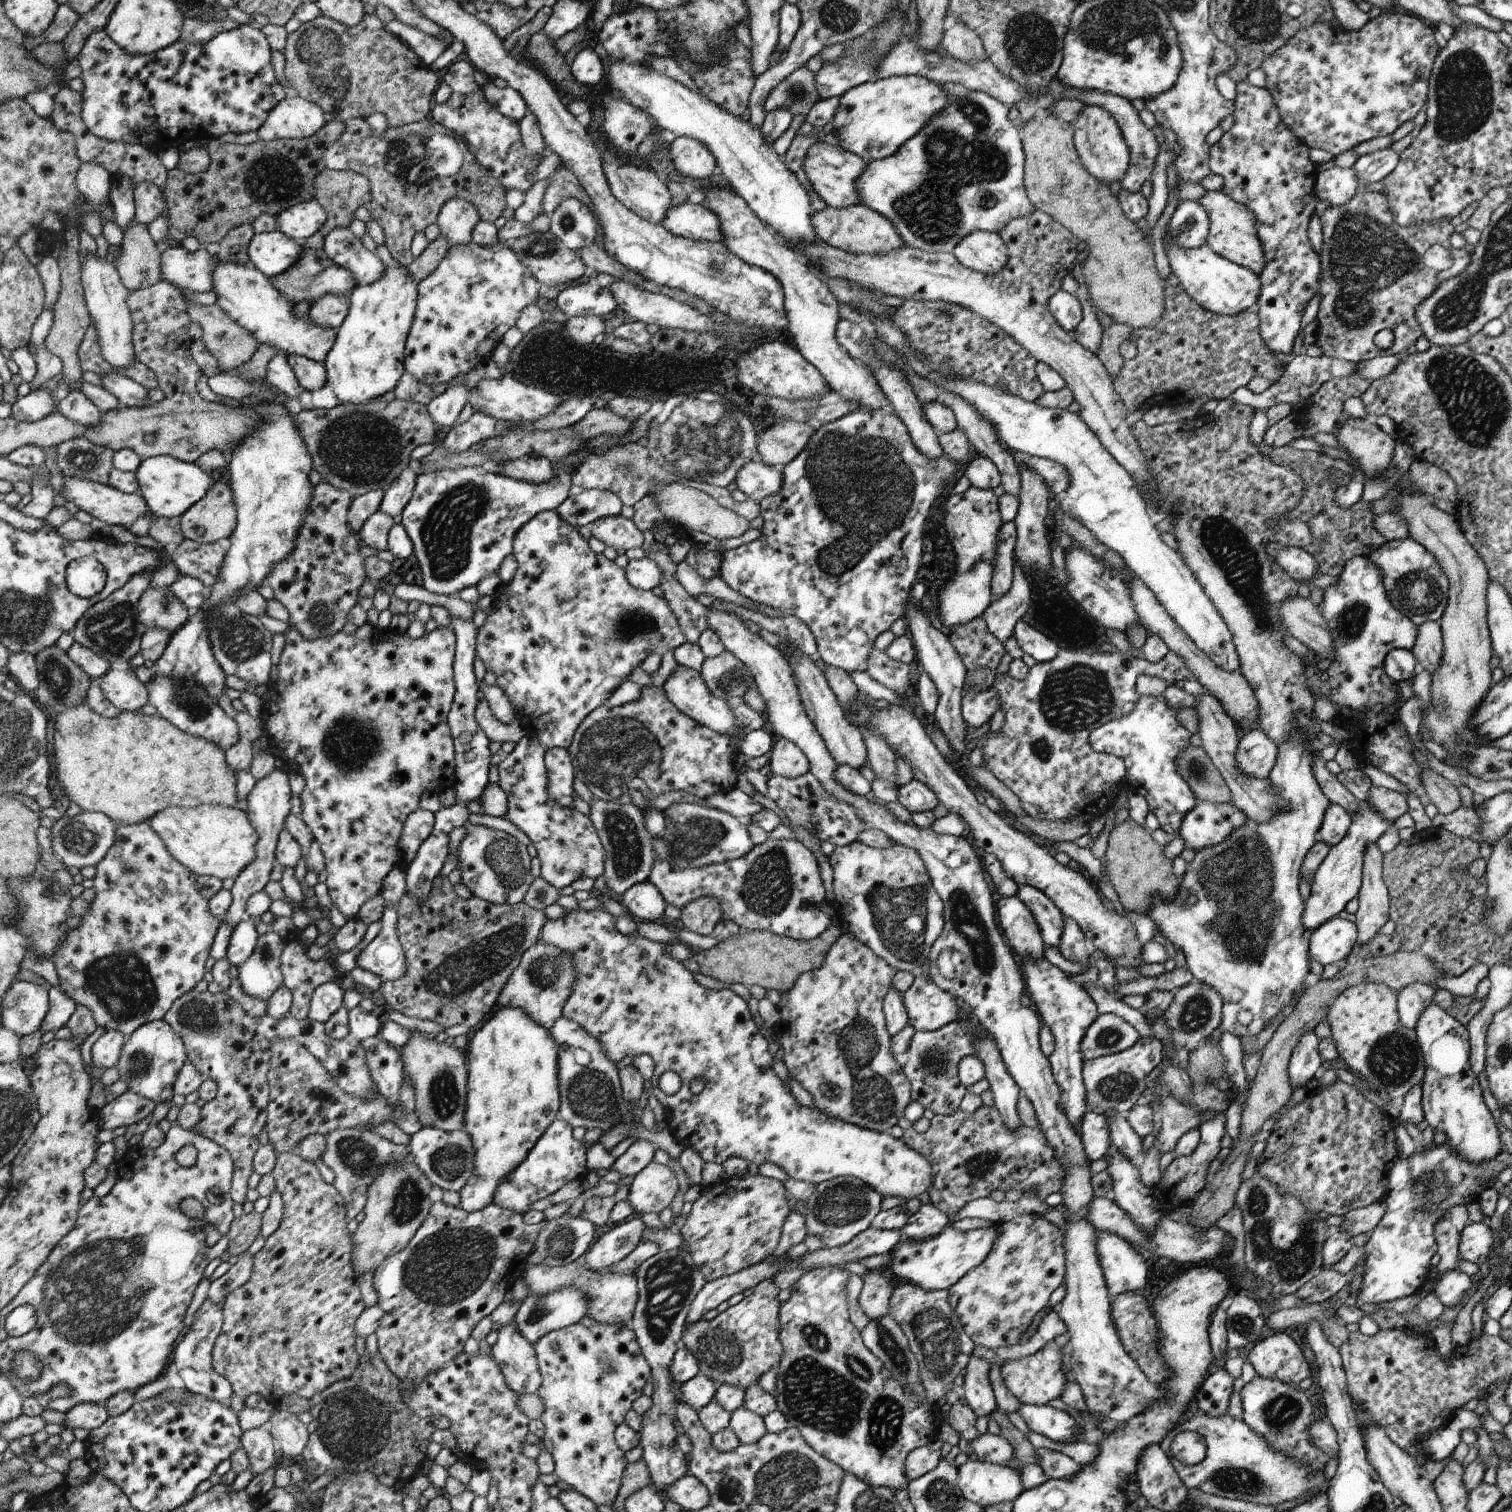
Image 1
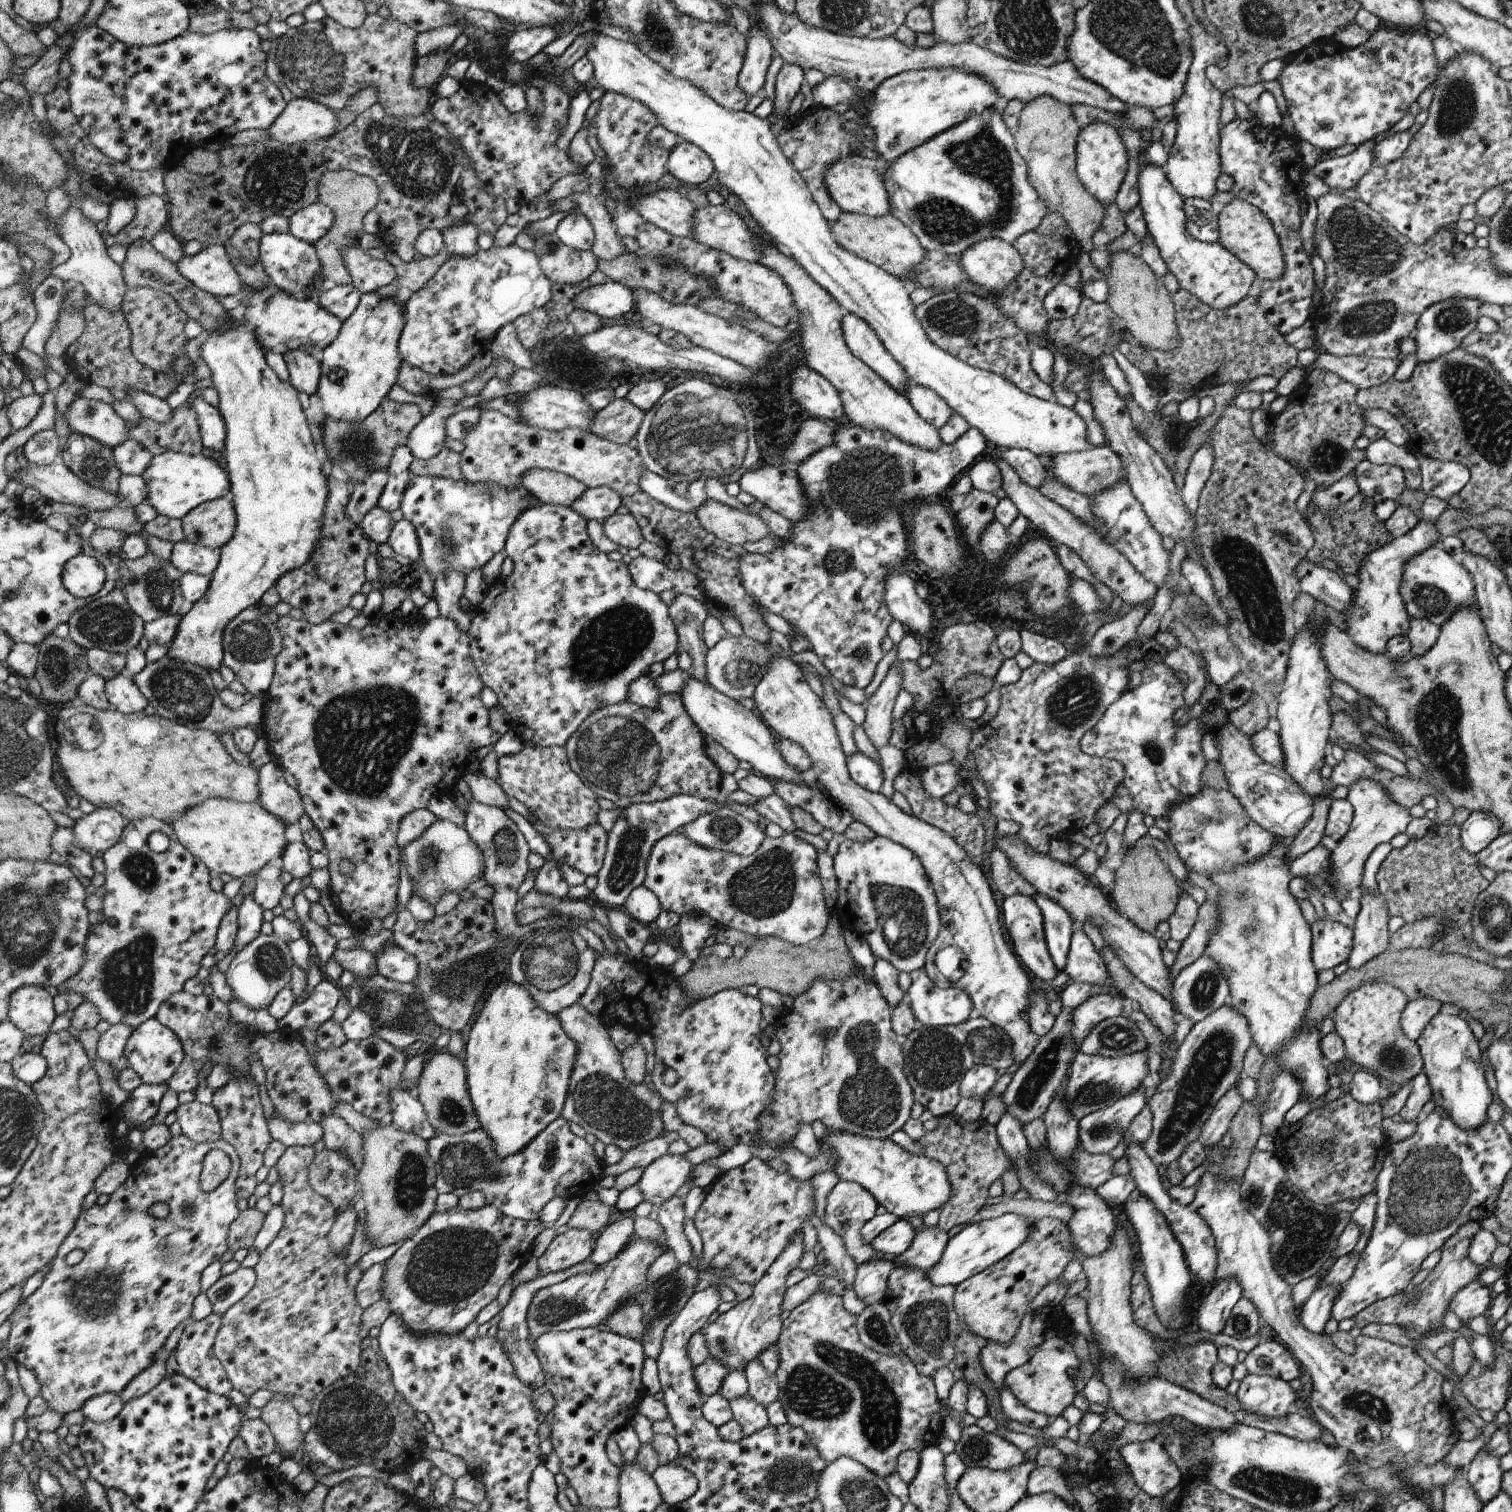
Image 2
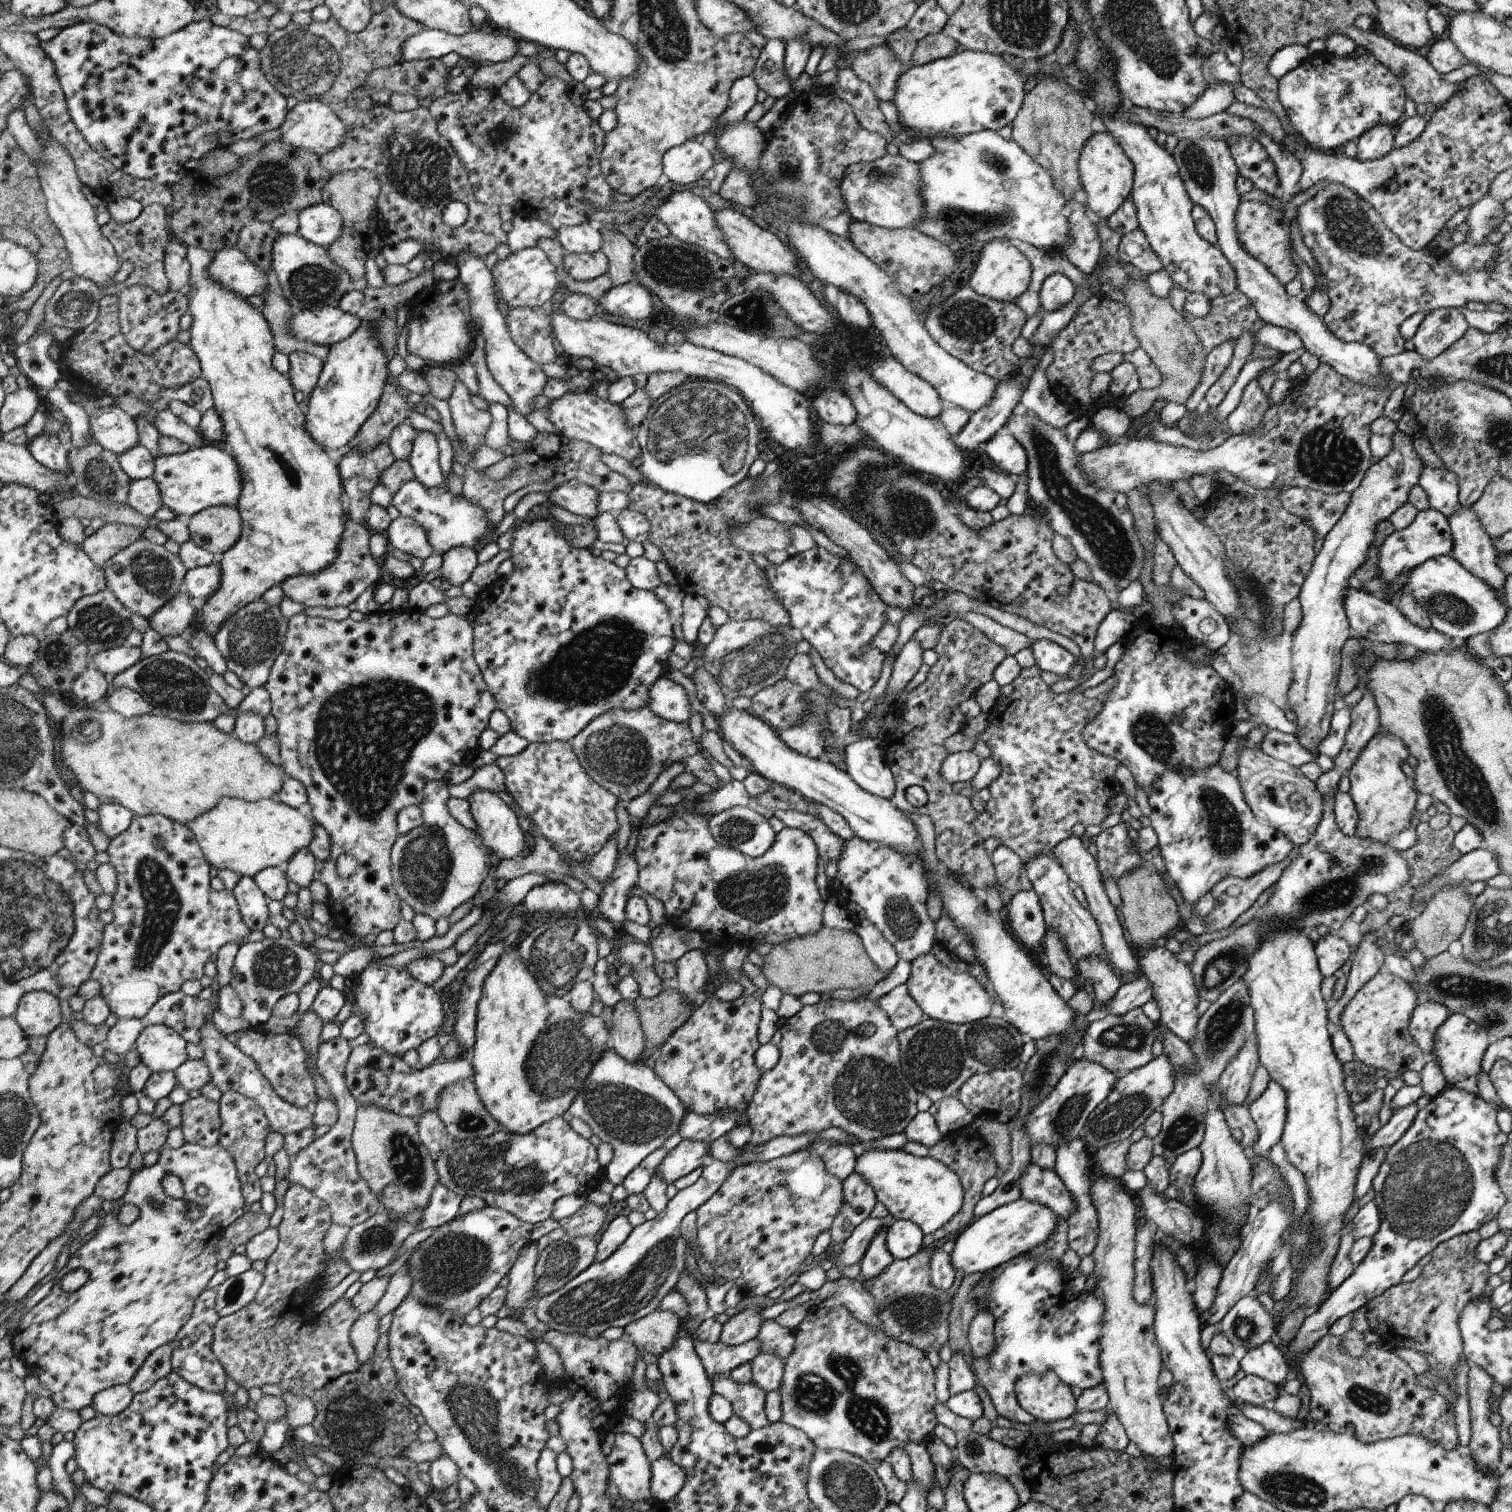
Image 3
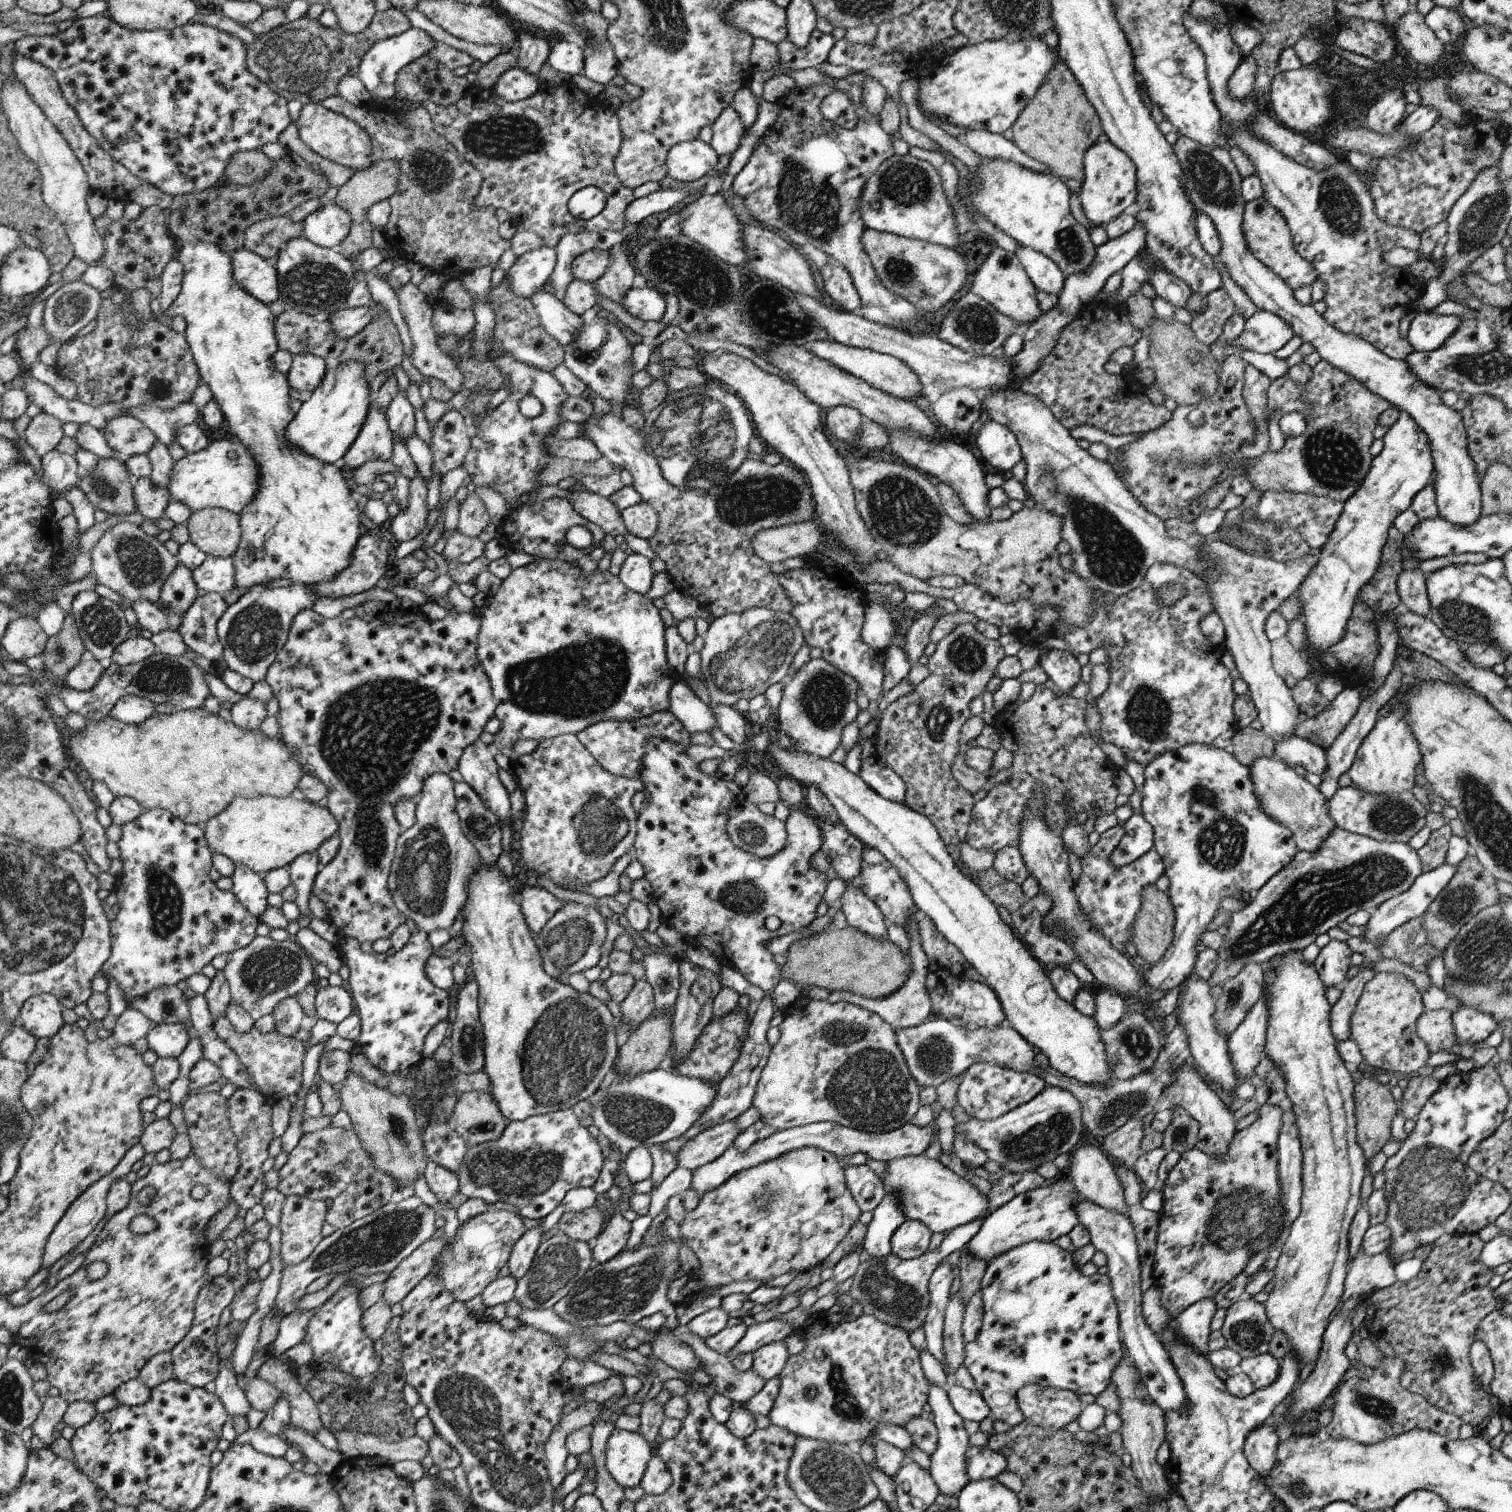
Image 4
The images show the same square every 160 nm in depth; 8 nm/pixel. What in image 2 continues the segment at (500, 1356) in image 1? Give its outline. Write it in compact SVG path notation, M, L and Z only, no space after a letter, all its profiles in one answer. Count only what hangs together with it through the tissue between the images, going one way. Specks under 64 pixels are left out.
M586 1259L583 1263L575 1264L574 1267L560 1270L560 1272L549 1272L546 1275L540 1275L539 1277L522 1284L513 1290L510 1301L500 1311L500 1322L497 1330L497 1339L501 1340L504 1344L504 1350L510 1354L512 1364L514 1364L514 1370L521 1381L524 1384L529 1384L532 1387L540 1388L546 1387L545 1374L538 1360L534 1349L530 1347L529 1340L529 1328L527 1327L527 1310L530 1306L533 1294L541 1288L549 1287L551 1285L560 1283L569 1279L577 1274L592 1274L598 1267L593 1264L592 1261Z

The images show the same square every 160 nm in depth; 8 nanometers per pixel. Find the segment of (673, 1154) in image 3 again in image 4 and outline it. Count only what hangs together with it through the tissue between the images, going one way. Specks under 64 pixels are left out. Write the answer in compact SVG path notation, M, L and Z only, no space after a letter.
M735 1120L702 1130L698 1135L687 1140L674 1155L677 1166L695 1171L716 1160L729 1146L733 1145L740 1131Z

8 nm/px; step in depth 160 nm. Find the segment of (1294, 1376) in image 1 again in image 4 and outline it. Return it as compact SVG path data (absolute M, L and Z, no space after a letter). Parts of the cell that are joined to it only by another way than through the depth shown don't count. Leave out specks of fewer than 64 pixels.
M1271 1353L1259 1354L1258 1356L1243 1358L1240 1361L1242 1372L1249 1376L1256 1389L1270 1386L1276 1380L1279 1373L1280 1360Z

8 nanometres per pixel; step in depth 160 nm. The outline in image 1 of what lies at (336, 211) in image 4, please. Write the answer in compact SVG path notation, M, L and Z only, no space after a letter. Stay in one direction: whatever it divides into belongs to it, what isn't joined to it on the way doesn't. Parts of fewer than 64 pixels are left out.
M315 198L298 203L275 216L276 230L303 243L327 222L327 211Z

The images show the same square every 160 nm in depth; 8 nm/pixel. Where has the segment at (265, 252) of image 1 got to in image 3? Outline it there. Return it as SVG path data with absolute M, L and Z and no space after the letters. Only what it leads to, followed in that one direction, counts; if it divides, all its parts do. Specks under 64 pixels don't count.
M296 232L275 238L271 250L271 267L273 276L277 278L277 288L296 312L328 305L338 307L338 301L344 293L352 290L348 273L332 262L326 248L304 240Z

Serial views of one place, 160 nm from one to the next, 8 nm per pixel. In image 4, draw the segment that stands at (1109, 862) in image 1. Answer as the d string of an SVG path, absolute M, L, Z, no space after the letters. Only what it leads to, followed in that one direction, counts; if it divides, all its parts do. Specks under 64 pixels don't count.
M1149 884L1141 892L1141 907L1131 926L1137 955L1156 964L1174 938L1175 910L1167 893Z

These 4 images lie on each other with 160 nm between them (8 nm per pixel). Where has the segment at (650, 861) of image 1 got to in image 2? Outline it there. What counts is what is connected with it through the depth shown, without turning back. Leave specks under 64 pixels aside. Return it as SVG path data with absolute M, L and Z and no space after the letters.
M676 795L663 801L653 803L632 803L630 806L620 810L620 815L614 822L612 829L607 832L607 852L604 859L603 870L597 876L598 882L593 890L596 898L606 906L606 908L616 907L622 908L628 895L636 887L639 887L645 881L647 875L647 862L652 852L652 847L665 836L684 828L689 822L696 820L701 814L709 813L719 809L720 807L728 807L734 809L748 820L756 823L760 822L761 814L756 812L756 809L749 805L741 805L740 803L731 803L726 806L725 803L718 803L713 799L699 799L692 795Z

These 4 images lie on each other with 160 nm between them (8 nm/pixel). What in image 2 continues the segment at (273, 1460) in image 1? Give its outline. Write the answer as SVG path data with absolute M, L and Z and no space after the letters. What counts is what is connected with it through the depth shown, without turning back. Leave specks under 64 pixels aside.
M261 1418L244 1420L240 1436L246 1443L251 1457L262 1460L278 1449L268 1425Z

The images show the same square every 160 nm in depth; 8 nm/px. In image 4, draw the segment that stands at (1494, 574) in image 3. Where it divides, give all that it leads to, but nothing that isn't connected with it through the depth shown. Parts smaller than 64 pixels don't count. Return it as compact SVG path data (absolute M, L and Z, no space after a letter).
M1179 135L1174 152L1180 161L1185 189L1197 213L1206 213L1216 227L1221 240L1218 256L1230 278L1248 295L1258 310L1271 312L1285 320L1303 342L1312 344L1321 360L1349 374L1370 392L1381 396L1397 409L1406 410L1412 420L1425 432L1436 470L1435 494L1439 516L1455 525L1467 527L1481 517L1481 490L1475 462L1467 449L1467 434L1457 407L1442 403L1441 393L1418 380L1405 360L1386 356L1381 350L1356 335L1349 335L1326 322L1313 305L1303 305L1294 297L1294 290L1273 270L1250 252L1243 233L1242 221L1246 201L1241 195L1241 180L1229 149L1209 147Z

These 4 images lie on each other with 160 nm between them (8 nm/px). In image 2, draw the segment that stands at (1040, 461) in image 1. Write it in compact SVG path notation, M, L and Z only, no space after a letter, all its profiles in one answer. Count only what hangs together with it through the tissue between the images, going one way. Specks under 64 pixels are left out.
M1104 444L1089 451L1053 455L1049 470L1060 484L1089 497L1111 487L1118 479L1125 479L1125 468L1120 457Z

